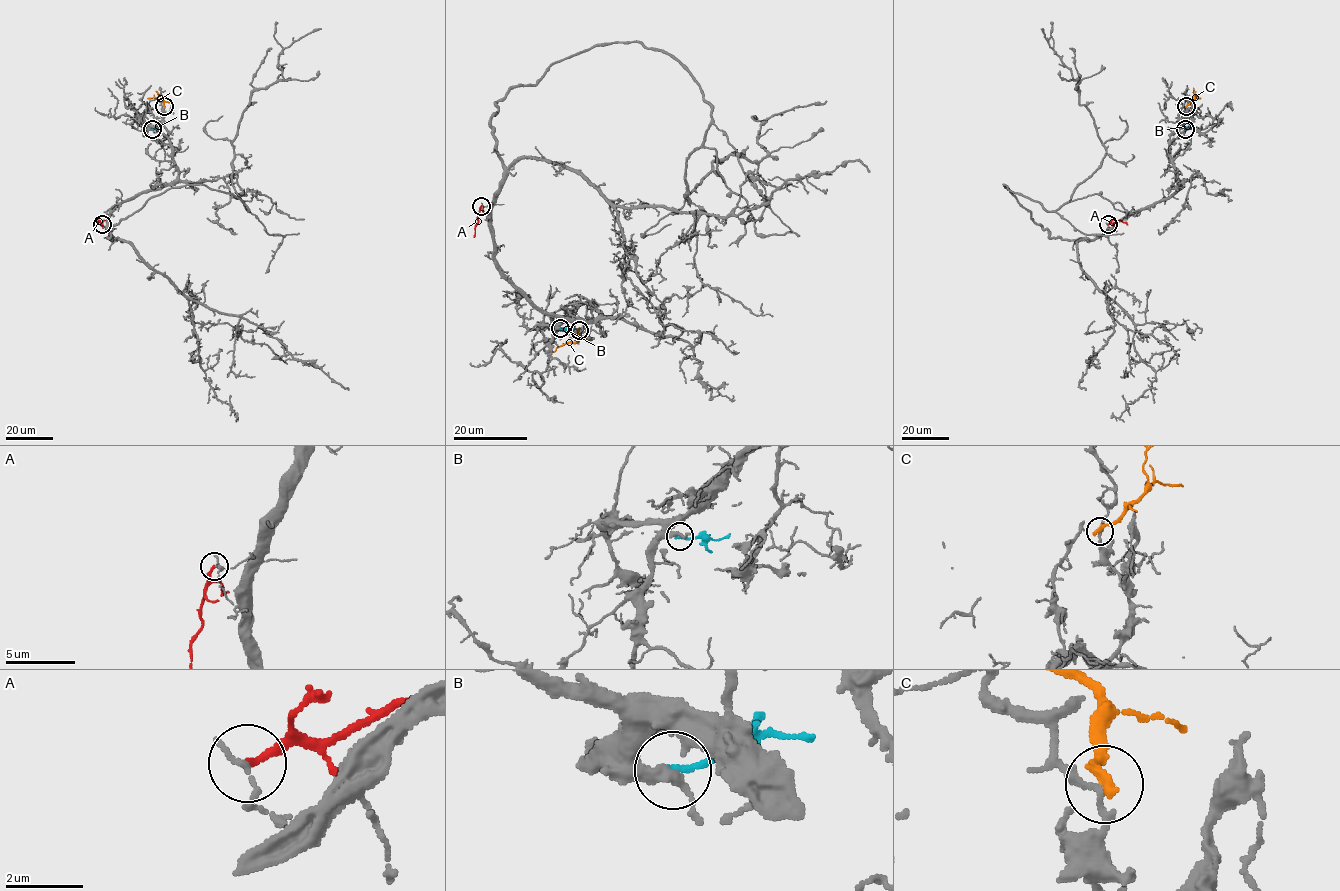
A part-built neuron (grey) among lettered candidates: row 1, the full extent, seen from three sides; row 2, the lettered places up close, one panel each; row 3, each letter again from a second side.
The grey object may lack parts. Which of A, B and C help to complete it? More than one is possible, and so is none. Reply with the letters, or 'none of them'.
none of them

